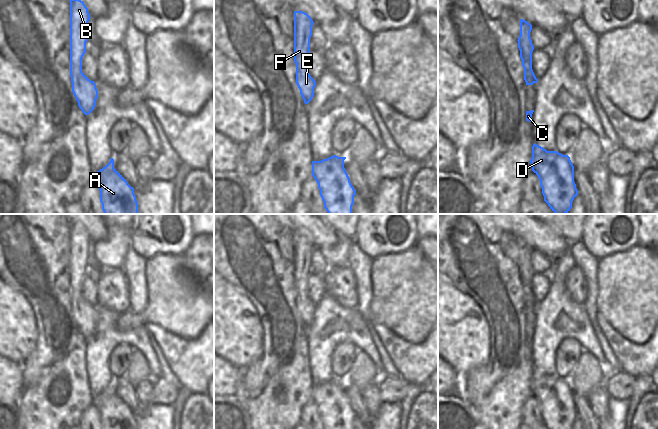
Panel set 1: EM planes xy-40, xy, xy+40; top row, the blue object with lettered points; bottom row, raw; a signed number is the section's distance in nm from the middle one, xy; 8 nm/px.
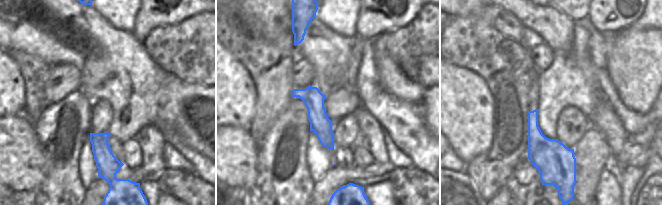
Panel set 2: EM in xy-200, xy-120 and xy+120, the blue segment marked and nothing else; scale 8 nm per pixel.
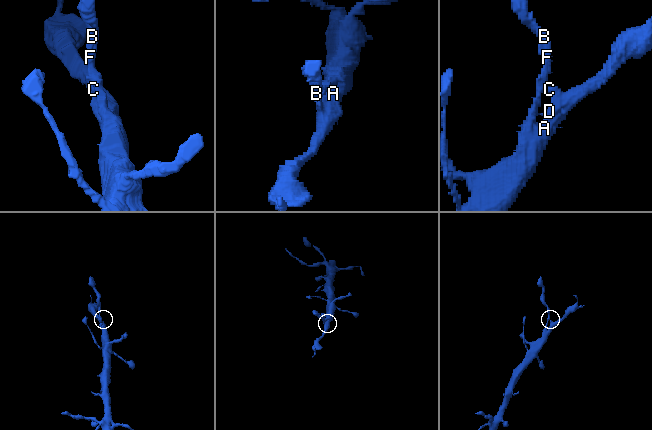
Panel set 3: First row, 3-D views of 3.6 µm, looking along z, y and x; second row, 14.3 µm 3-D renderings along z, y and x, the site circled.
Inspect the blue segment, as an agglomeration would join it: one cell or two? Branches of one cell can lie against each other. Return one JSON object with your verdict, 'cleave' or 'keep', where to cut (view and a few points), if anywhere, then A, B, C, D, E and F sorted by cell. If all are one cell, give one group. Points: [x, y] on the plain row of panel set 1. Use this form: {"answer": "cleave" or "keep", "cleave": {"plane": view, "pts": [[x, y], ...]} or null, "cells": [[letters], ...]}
{"answer": "keep", "cleave": null, "cells": [["A", "B", "C", "D", "E", "F"]]}

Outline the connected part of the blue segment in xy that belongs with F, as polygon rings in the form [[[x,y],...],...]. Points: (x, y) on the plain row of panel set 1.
[[[294,235],[294,286],[296,288],[296,308],[305,328],[314,320],[316,305],[308,296],[308,278],[312,260],[312,242],[303,235]]]

